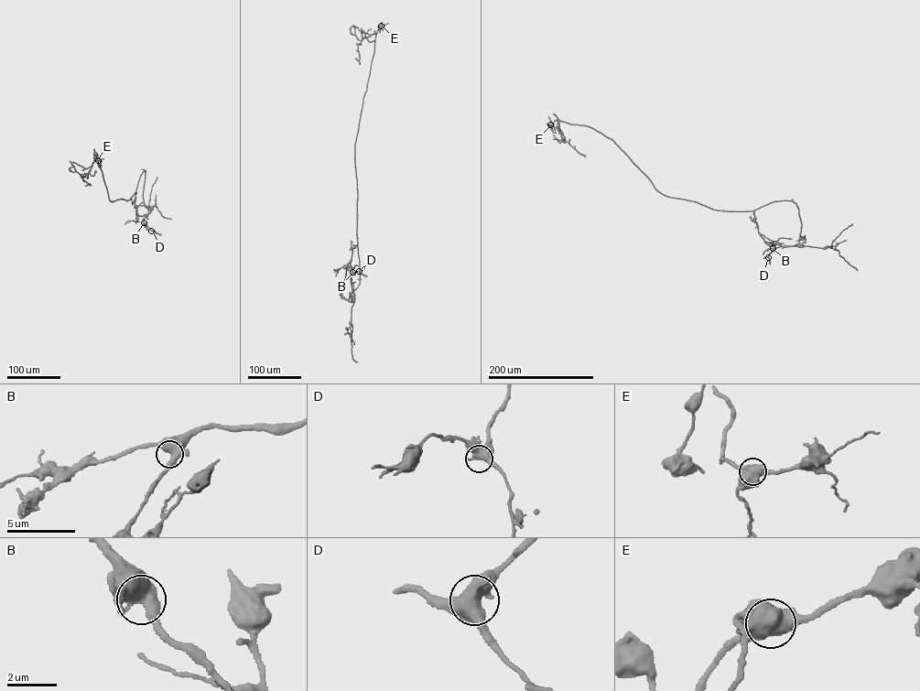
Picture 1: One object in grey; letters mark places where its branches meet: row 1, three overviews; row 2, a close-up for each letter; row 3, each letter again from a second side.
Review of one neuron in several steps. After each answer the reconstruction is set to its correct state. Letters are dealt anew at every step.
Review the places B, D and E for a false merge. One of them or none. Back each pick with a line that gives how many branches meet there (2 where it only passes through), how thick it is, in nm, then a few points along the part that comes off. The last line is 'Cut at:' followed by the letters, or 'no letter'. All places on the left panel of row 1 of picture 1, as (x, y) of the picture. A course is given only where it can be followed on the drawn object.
Cut at: no letter

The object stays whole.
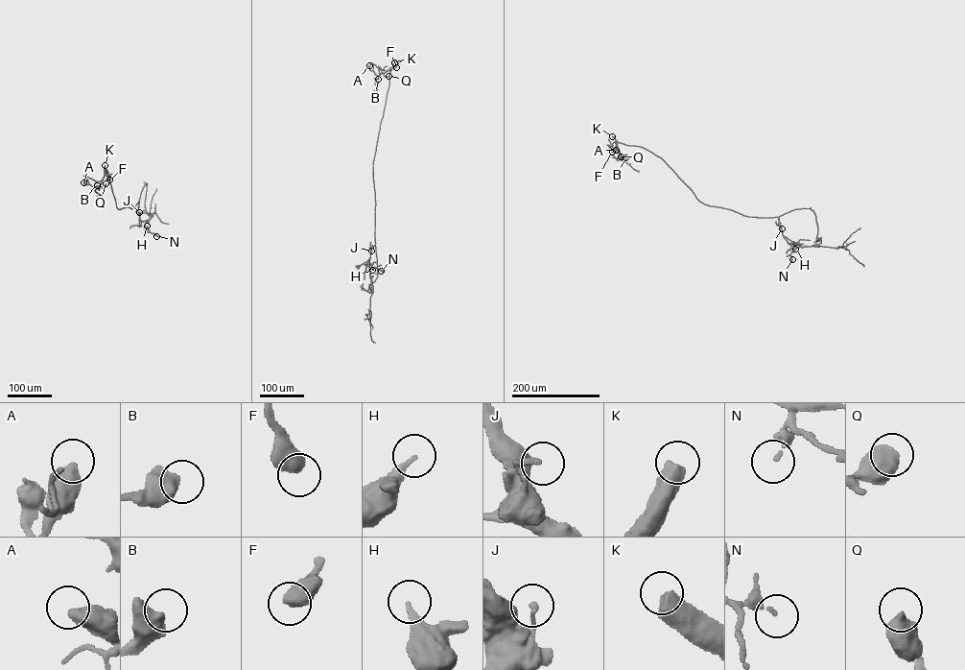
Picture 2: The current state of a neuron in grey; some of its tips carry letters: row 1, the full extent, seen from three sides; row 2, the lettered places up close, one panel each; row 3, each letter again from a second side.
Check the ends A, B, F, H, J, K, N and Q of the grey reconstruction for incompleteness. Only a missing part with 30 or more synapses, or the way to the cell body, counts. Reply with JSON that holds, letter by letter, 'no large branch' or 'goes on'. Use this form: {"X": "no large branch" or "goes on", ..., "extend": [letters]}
{"A": "no large branch", "B": "no large branch", "F": "no large branch", "H": "no large branch", "J": "no large branch", "K": "goes on", "N": "no large branch", "Q": "no large branch", "extend": ["K"]}

